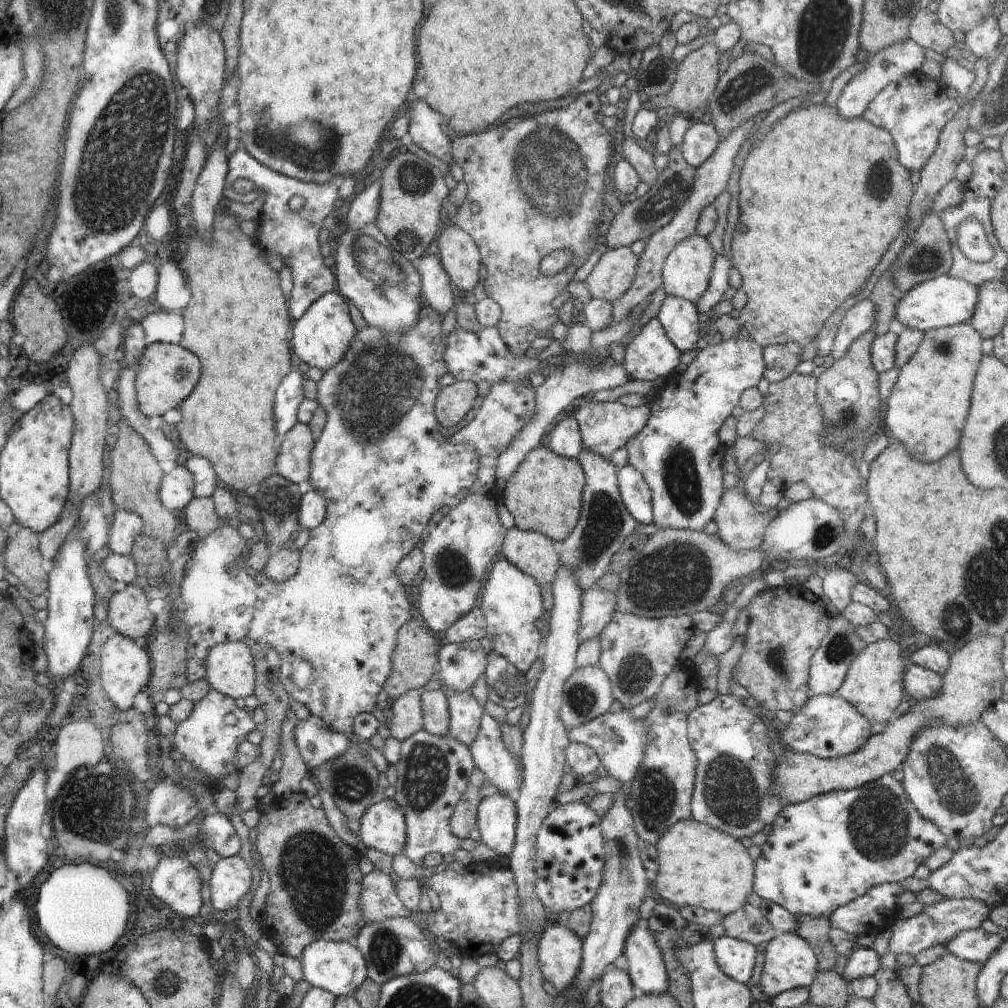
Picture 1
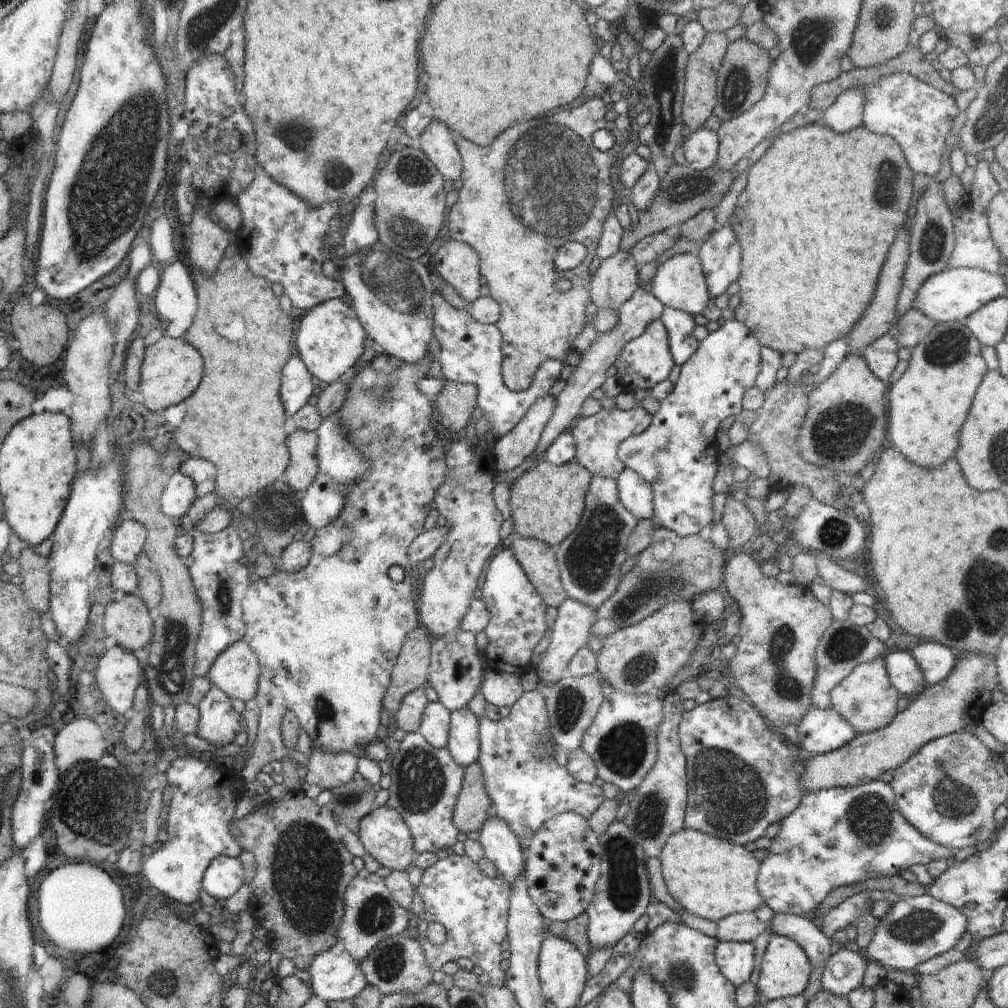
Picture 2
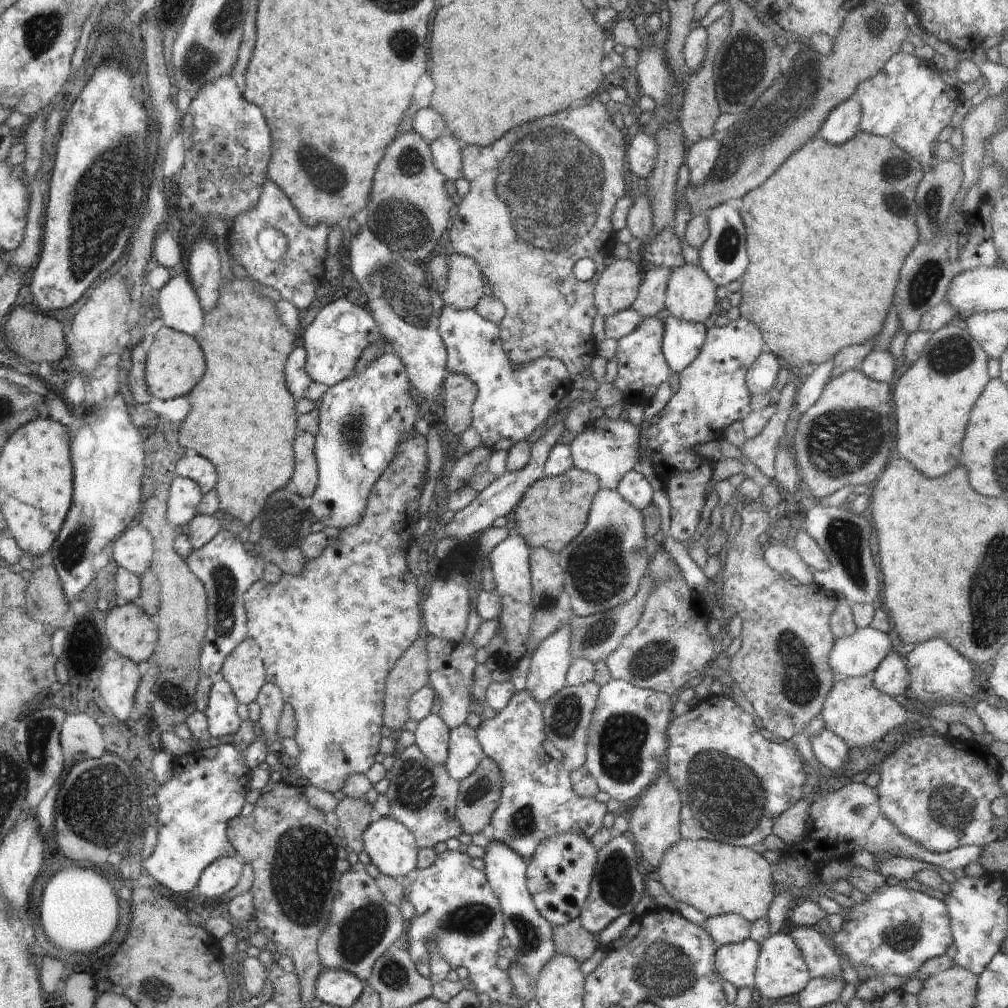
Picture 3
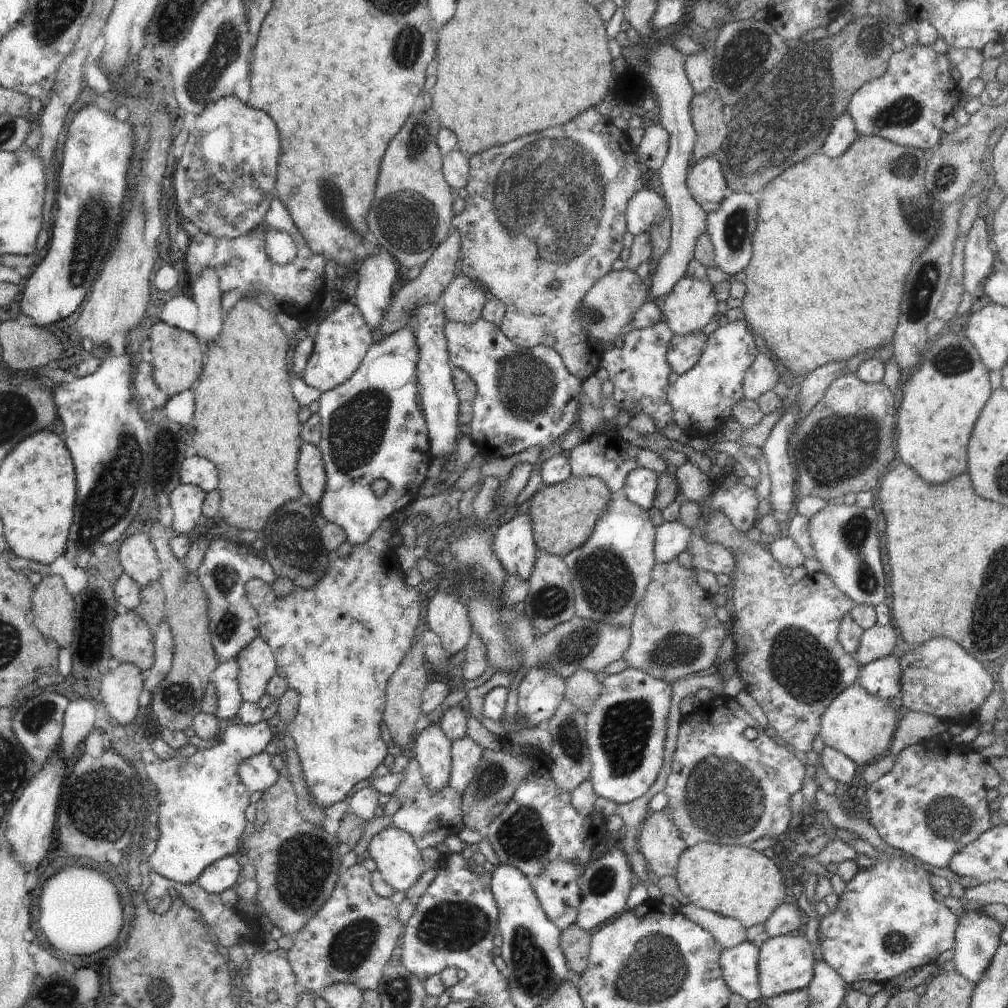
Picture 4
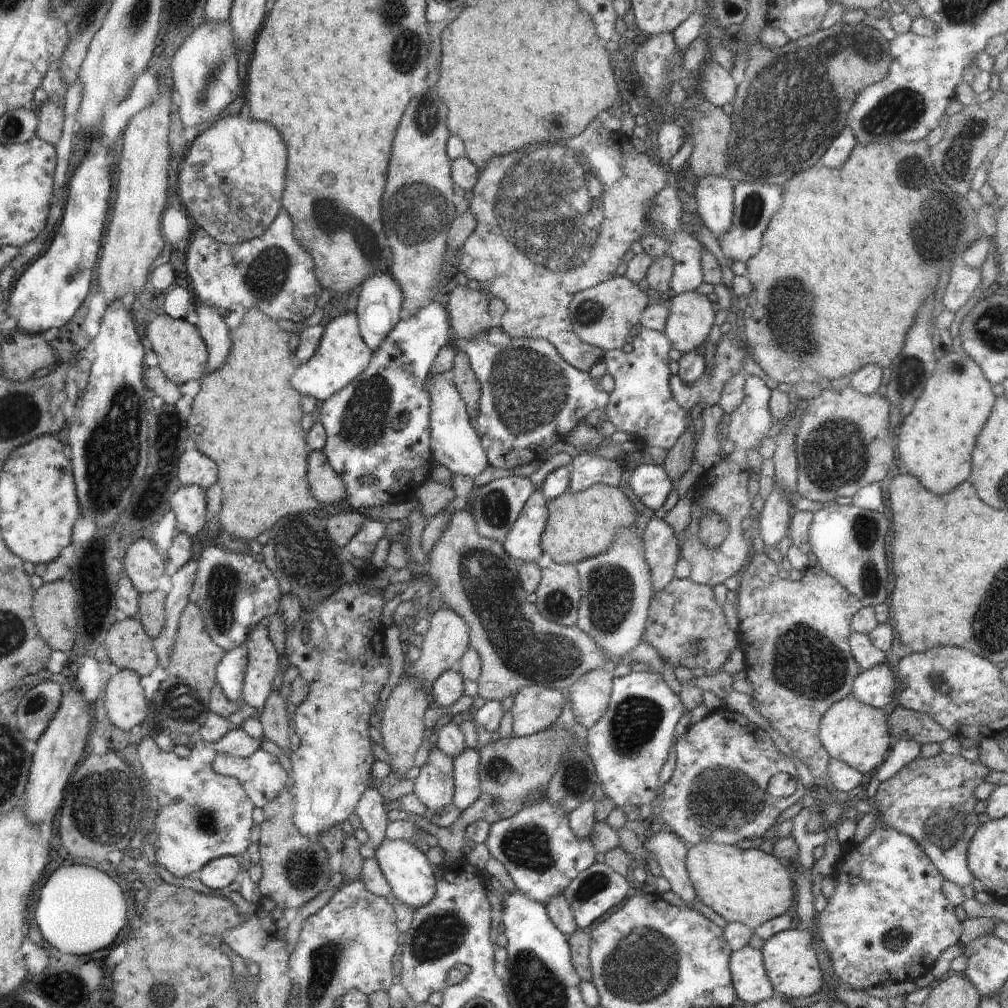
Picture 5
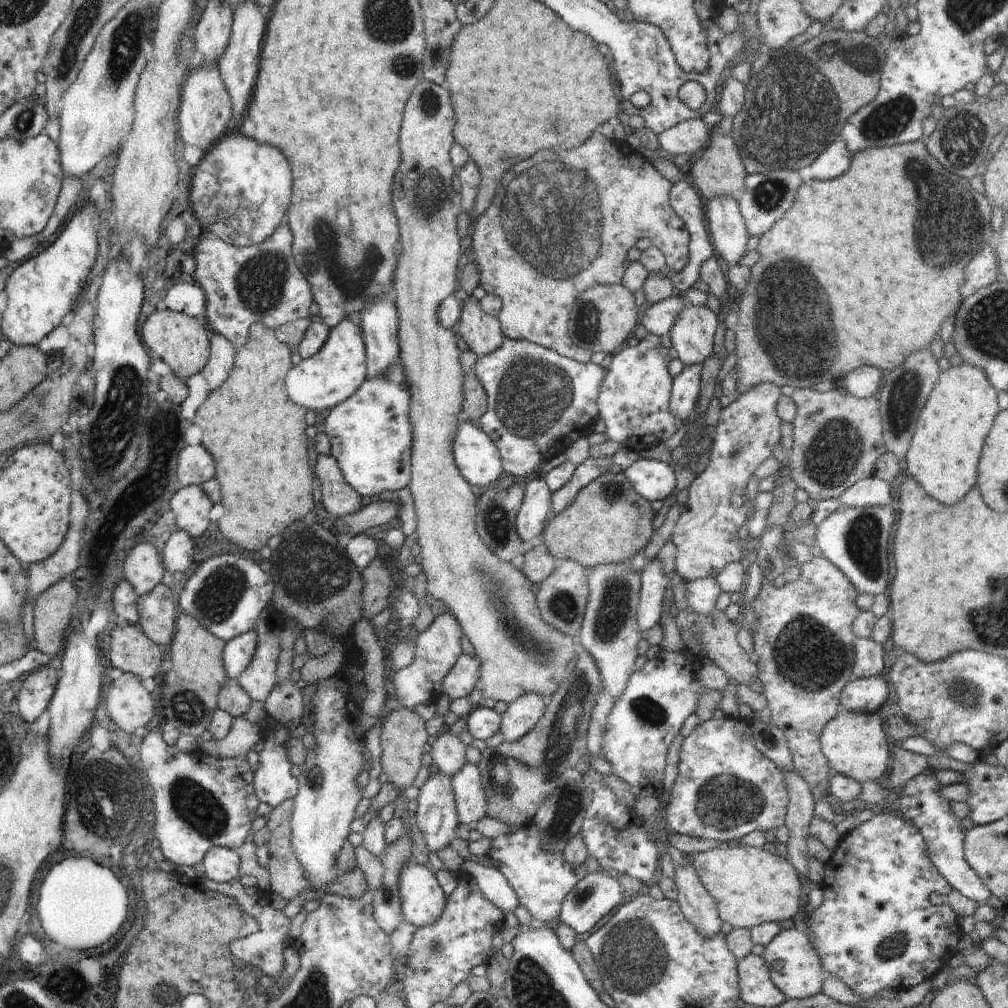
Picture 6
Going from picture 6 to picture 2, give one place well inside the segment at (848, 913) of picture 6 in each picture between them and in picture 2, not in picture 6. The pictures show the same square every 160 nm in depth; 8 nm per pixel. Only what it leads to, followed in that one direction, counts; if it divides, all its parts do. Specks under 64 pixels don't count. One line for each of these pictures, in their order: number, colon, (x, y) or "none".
2: (916, 929)
3: (897, 929)
4: (887, 922)
5: (888, 920)

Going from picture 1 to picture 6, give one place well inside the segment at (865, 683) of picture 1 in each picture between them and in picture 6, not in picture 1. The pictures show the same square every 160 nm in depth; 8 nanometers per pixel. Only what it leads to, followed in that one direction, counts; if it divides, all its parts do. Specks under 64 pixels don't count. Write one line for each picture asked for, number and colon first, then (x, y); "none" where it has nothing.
2: (867, 700)
3: (856, 710)
4: (860, 725)
5: (853, 732)
6: (854, 743)

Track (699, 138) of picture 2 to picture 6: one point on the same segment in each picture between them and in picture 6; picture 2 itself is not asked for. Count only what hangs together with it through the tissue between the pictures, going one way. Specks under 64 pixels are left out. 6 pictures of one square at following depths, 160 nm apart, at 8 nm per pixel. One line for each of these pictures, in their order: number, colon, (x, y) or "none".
3: (701, 156)
4: (706, 181)
5: (714, 194)
6: (727, 229)

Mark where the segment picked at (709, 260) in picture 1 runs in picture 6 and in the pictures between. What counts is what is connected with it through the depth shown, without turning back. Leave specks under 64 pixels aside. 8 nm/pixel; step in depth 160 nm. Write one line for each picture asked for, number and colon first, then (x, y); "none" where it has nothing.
2: (679, 282)
3: (690, 295)
4: (690, 305)
5: (691, 315)
6: (692, 335)

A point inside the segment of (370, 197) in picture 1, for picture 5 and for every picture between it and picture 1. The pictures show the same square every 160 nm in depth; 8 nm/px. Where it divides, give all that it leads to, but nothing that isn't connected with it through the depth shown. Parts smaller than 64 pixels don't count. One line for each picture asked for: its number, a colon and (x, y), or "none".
2: (361, 233)
3: (367, 254)
4: (376, 274)
5: (380, 305)

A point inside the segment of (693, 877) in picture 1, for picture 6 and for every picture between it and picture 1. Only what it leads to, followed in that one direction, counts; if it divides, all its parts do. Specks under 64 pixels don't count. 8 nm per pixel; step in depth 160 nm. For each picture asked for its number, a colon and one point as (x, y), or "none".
2: (712, 878)
3: (716, 878)
4: (735, 881)
5: (749, 886)
6: (751, 886)

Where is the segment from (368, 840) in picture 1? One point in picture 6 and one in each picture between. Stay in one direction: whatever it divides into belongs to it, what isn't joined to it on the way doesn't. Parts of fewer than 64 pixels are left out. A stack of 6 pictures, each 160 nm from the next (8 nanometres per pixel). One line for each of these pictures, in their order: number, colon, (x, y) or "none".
2: (385, 836)
3: (392, 848)
4: (400, 862)
5: (409, 873)
6: (422, 900)

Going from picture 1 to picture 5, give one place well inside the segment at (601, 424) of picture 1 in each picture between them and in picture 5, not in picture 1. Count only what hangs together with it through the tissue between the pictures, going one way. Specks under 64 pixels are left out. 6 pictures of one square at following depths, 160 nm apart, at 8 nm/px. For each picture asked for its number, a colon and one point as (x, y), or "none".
2: (597, 438)
3: (608, 449)
4: (595, 457)
5: (587, 469)

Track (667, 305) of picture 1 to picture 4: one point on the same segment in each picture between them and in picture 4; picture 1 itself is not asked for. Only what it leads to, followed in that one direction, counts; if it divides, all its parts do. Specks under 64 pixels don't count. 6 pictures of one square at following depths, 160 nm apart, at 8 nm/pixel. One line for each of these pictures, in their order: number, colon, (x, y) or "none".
2: (679, 324)
3: (682, 341)
4: (684, 351)

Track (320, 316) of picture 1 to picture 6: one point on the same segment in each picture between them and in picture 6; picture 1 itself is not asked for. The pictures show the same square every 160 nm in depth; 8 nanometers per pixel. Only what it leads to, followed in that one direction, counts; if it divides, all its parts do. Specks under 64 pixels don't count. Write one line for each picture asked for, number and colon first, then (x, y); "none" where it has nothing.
2: (330, 339)
3: (341, 331)
4: (343, 338)
5: (341, 355)
6: (327, 378)

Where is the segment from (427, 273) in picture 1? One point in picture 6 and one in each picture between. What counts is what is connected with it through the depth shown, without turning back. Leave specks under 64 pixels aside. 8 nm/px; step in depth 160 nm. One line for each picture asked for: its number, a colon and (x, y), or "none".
2: (470, 352)
3: (513, 399)
4: (526, 397)
5: (531, 398)
6: (538, 403)

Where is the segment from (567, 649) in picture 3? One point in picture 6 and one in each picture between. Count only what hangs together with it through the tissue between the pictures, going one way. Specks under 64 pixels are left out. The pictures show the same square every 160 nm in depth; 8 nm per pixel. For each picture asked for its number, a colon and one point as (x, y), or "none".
4: (541, 692)
5: (535, 708)
6: (522, 714)

